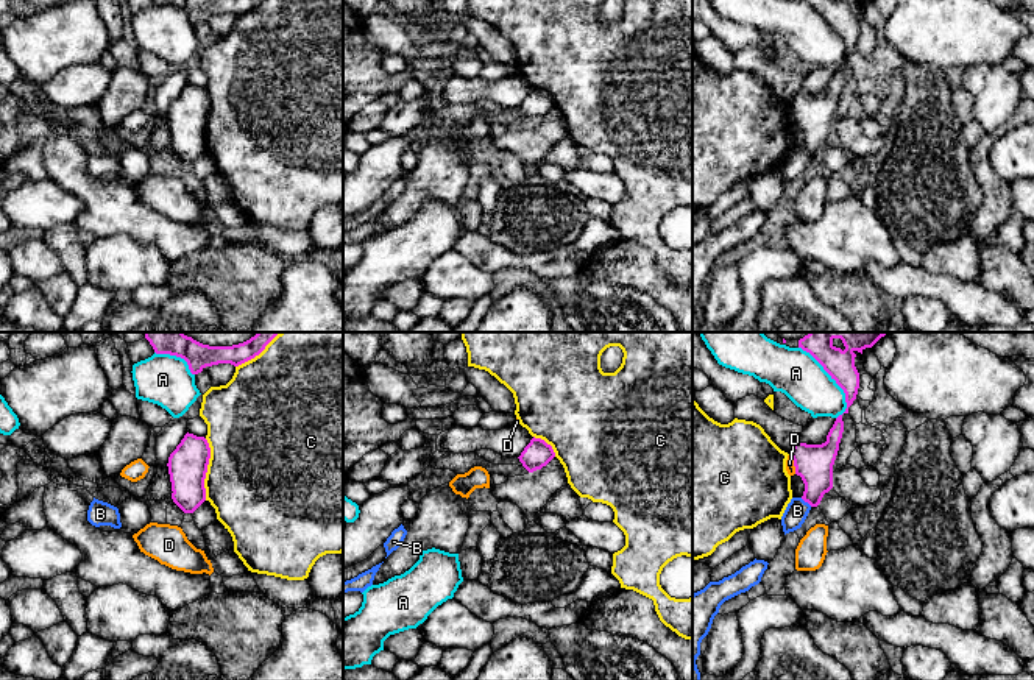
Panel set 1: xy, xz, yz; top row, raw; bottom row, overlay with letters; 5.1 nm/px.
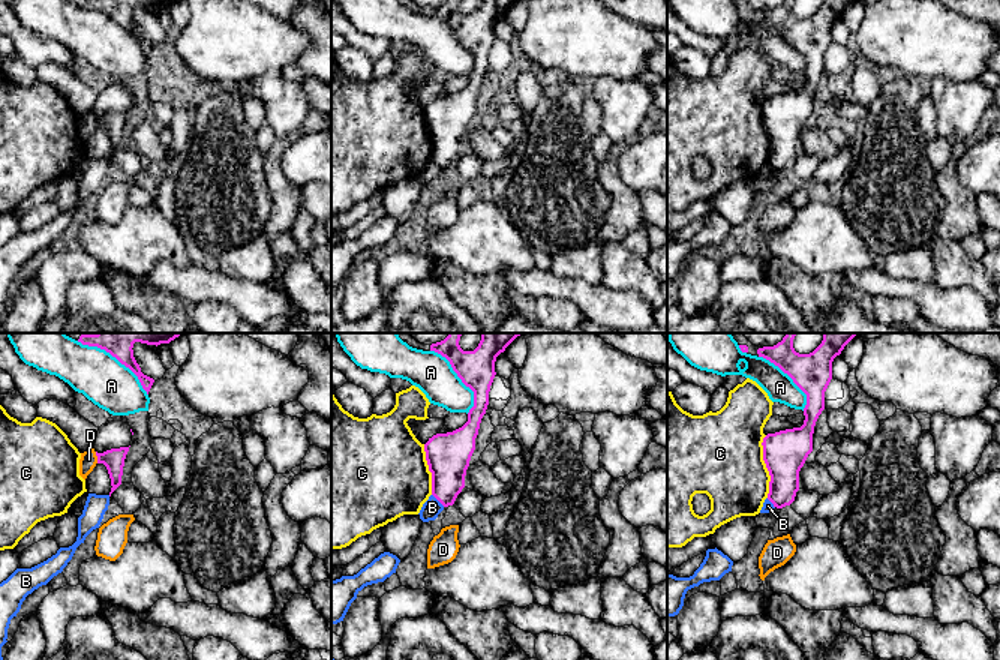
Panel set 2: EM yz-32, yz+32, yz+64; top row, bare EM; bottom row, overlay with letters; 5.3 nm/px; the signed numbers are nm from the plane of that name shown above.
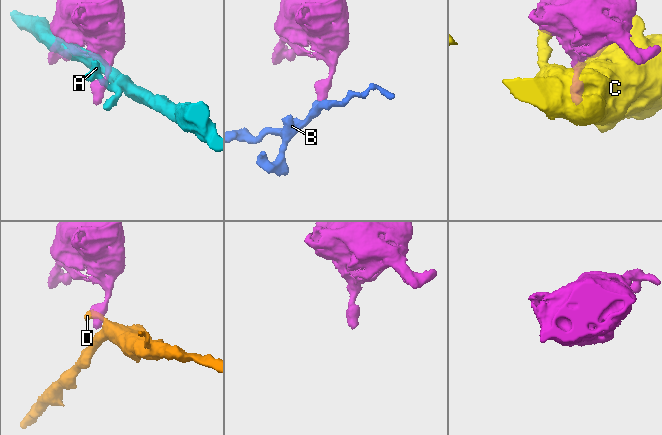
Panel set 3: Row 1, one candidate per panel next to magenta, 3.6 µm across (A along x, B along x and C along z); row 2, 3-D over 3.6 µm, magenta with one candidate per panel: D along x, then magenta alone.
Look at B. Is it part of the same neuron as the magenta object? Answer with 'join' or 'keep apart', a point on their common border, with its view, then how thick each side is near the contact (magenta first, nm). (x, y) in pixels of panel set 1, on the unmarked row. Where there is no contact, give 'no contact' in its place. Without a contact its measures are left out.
keep apart | yz (807, 152) | 190/120 nm

